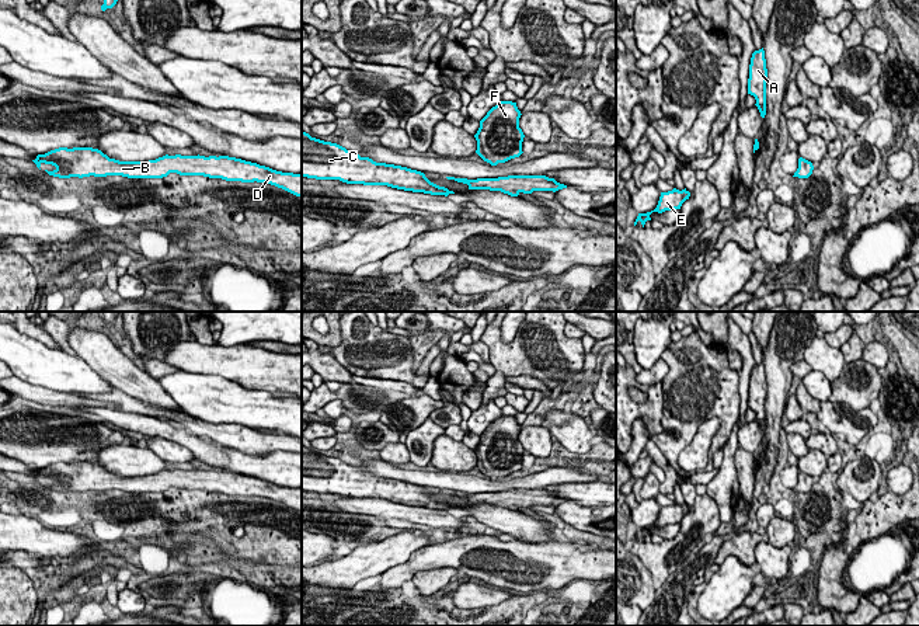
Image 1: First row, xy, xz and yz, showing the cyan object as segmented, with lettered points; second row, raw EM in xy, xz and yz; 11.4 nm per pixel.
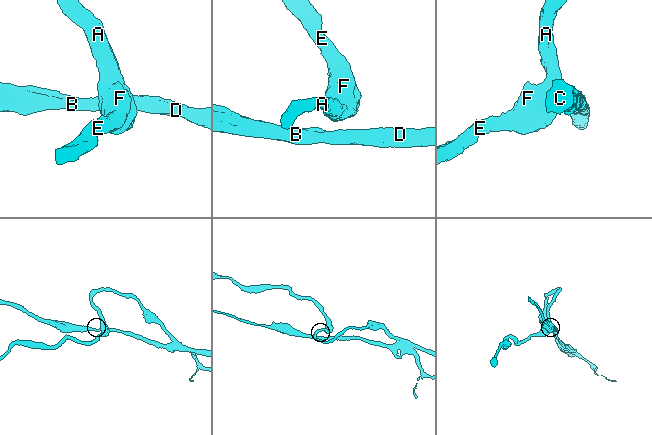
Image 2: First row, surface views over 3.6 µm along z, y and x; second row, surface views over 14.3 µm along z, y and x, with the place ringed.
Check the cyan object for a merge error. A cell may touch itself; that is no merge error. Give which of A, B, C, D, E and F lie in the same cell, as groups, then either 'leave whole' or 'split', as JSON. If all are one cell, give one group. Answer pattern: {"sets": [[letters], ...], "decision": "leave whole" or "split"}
{"sets": [["A", "B", "C", "D", "E", "F"]], "decision": "leave whole"}

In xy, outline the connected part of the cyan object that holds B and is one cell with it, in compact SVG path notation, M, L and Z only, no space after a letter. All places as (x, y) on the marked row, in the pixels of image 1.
M59 147L51 150L45 154L38 154L35 160L32 160L36 167L39 168L42 163L52 164L56 168L53 171L45 170L49 175L59 177L59 178L70 178L70 177L107 177L107 175L122 175L128 178L163 178L167 177L170 173L177 173L180 175L203 175L209 178L222 178L226 181L241 181L241 182L264 182L271 184L278 188L282 188L296 197L302 198L302 174L293 173L282 173L272 170L265 166L260 166L257 163L246 161L236 157L229 156L163 156L156 160L149 161L119 161L115 159L109 159L98 149L93 147Z

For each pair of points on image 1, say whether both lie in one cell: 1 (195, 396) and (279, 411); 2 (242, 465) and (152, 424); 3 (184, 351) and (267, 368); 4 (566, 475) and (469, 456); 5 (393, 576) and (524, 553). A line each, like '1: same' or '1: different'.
1: same
2: same
3: same
4: different
5: same

